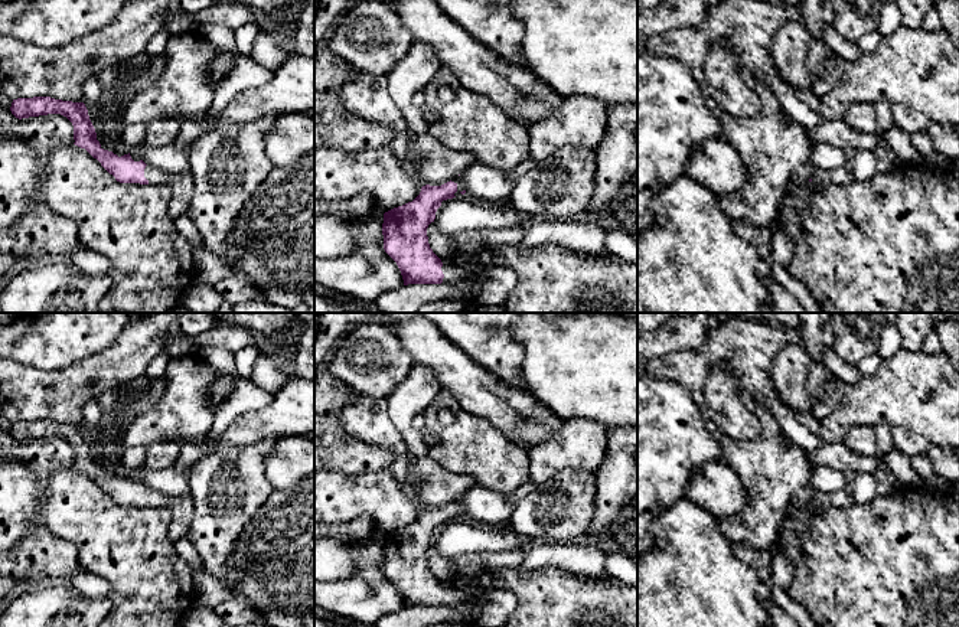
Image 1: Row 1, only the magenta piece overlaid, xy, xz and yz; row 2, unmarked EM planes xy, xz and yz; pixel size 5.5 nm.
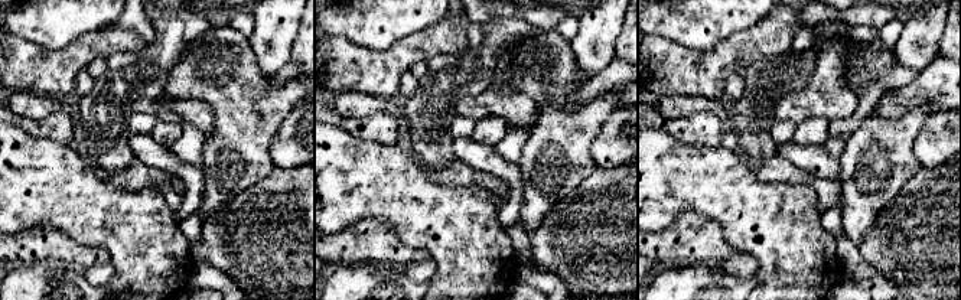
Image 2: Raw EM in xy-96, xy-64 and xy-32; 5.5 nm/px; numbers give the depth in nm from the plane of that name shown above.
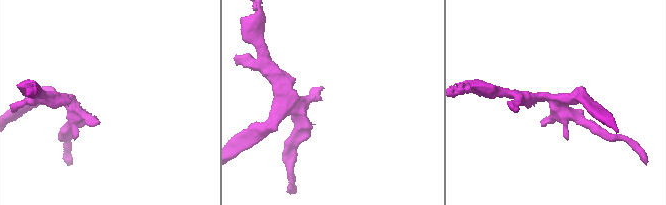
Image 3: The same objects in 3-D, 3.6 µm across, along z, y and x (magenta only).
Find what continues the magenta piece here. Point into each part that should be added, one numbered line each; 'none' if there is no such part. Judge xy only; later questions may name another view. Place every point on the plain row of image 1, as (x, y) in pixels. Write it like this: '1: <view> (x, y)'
1: xy (182, 510)

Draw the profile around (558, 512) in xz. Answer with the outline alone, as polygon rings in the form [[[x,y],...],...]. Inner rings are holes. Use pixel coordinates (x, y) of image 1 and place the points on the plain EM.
[[[564,468],[513,507],[509,528],[547,545],[581,541],[593,522],[596,494],[594,471]]]

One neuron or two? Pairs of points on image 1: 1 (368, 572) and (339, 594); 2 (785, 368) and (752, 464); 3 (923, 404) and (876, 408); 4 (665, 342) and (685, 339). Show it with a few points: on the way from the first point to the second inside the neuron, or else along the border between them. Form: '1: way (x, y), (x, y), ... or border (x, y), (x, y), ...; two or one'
1: way (361, 580), (346, 594); one
2: border (776, 356), (772, 365), (772, 387), (782, 401); two
3: way (912, 404), (887, 404); one
4: way (669, 339), (681, 339); one

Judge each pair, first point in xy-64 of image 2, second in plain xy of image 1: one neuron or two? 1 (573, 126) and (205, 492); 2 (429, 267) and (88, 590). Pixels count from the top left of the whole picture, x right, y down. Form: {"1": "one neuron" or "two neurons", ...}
{"1": "one neuron", "2": "one neuron"}

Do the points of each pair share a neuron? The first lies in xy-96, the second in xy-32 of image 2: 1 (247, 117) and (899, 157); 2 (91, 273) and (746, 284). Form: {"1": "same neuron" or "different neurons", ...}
{"1": "same neuron", "2": "different neurons"}

